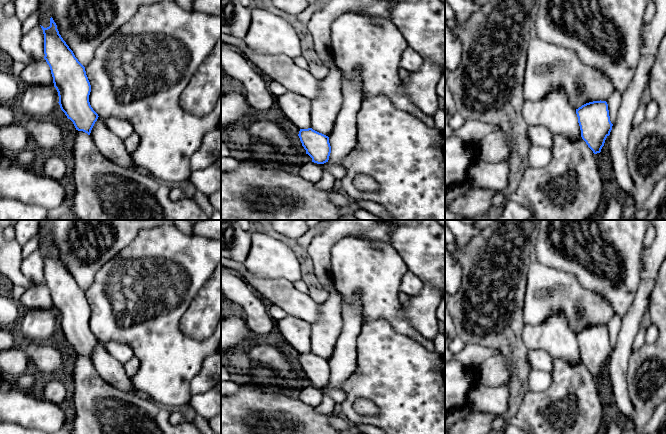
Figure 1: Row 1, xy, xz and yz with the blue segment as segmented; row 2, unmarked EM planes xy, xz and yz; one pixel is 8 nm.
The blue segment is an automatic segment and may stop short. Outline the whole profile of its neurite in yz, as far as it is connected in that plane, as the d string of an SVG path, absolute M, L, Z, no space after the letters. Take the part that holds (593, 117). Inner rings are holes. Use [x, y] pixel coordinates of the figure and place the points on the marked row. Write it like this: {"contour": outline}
{"contour": "M563 89L553 90L540 101L523 100L527 125L545 126L553 135L582 138L594 154L600 153L613 124L606 101L593 101L574 109Z"}

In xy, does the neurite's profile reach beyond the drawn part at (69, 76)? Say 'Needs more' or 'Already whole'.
Needs more

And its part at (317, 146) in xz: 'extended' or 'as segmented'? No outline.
extended

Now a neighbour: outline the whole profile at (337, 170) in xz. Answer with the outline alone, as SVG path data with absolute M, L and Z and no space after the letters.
M328 162L324 164L320 164L323 171L330 172L336 180L341 180L341 178L345 175L345 167L342 164L330 164Z

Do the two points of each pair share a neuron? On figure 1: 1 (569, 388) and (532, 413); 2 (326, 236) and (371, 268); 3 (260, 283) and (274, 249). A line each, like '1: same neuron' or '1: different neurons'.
1: same neuron
2: different neurons
3: different neurons

